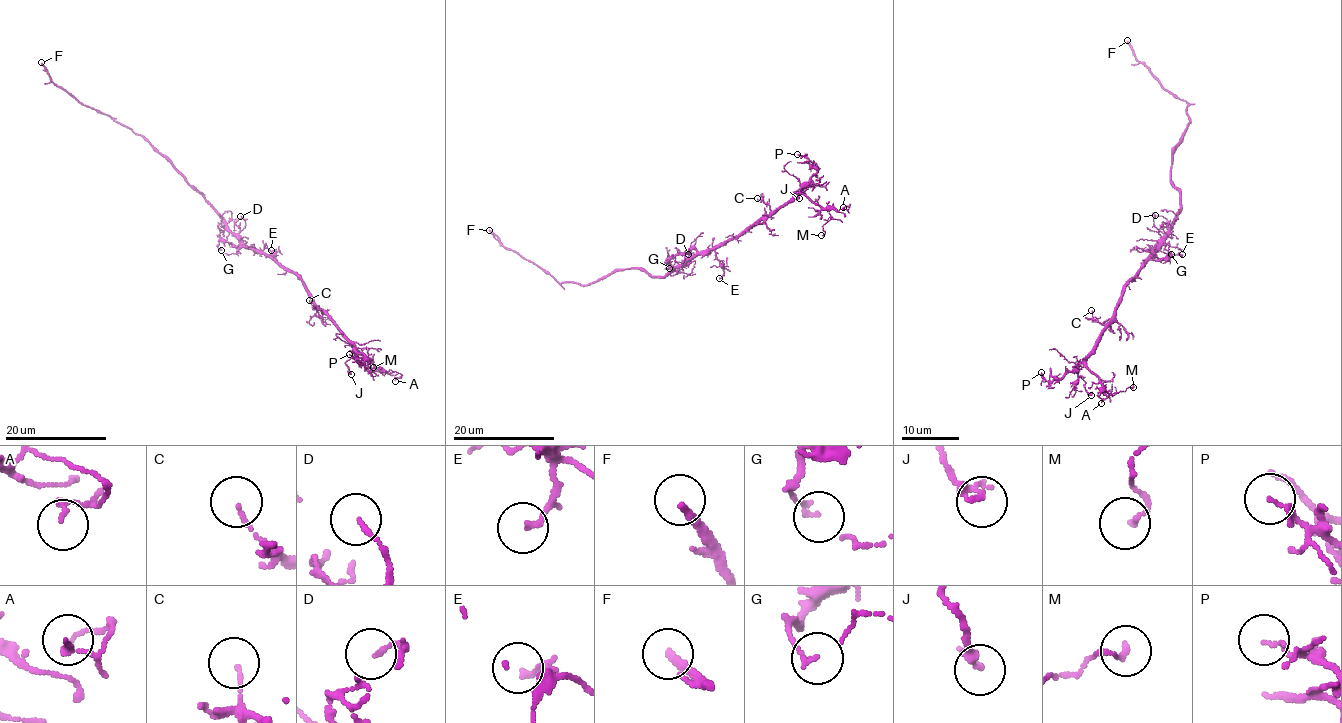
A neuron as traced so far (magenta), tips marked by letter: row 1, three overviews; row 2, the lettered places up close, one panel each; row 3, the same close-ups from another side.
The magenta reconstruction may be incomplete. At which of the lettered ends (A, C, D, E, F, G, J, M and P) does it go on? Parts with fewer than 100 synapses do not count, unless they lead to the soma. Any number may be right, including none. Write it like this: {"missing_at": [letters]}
{"missing_at": ["F"]}

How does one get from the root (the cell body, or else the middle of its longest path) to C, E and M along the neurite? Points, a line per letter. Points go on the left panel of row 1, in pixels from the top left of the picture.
C: (225, 225), (248, 246), (271, 255), (288, 268), (301, 280), (310, 300), (321, 312), (309, 300)
E: (225, 225), (248, 246), (267, 255), (276, 250), (271, 250)
M: (225, 225), (248, 246), (271, 255), (301, 280), (310, 300), (339, 333), (382, 373), (373, 367)

